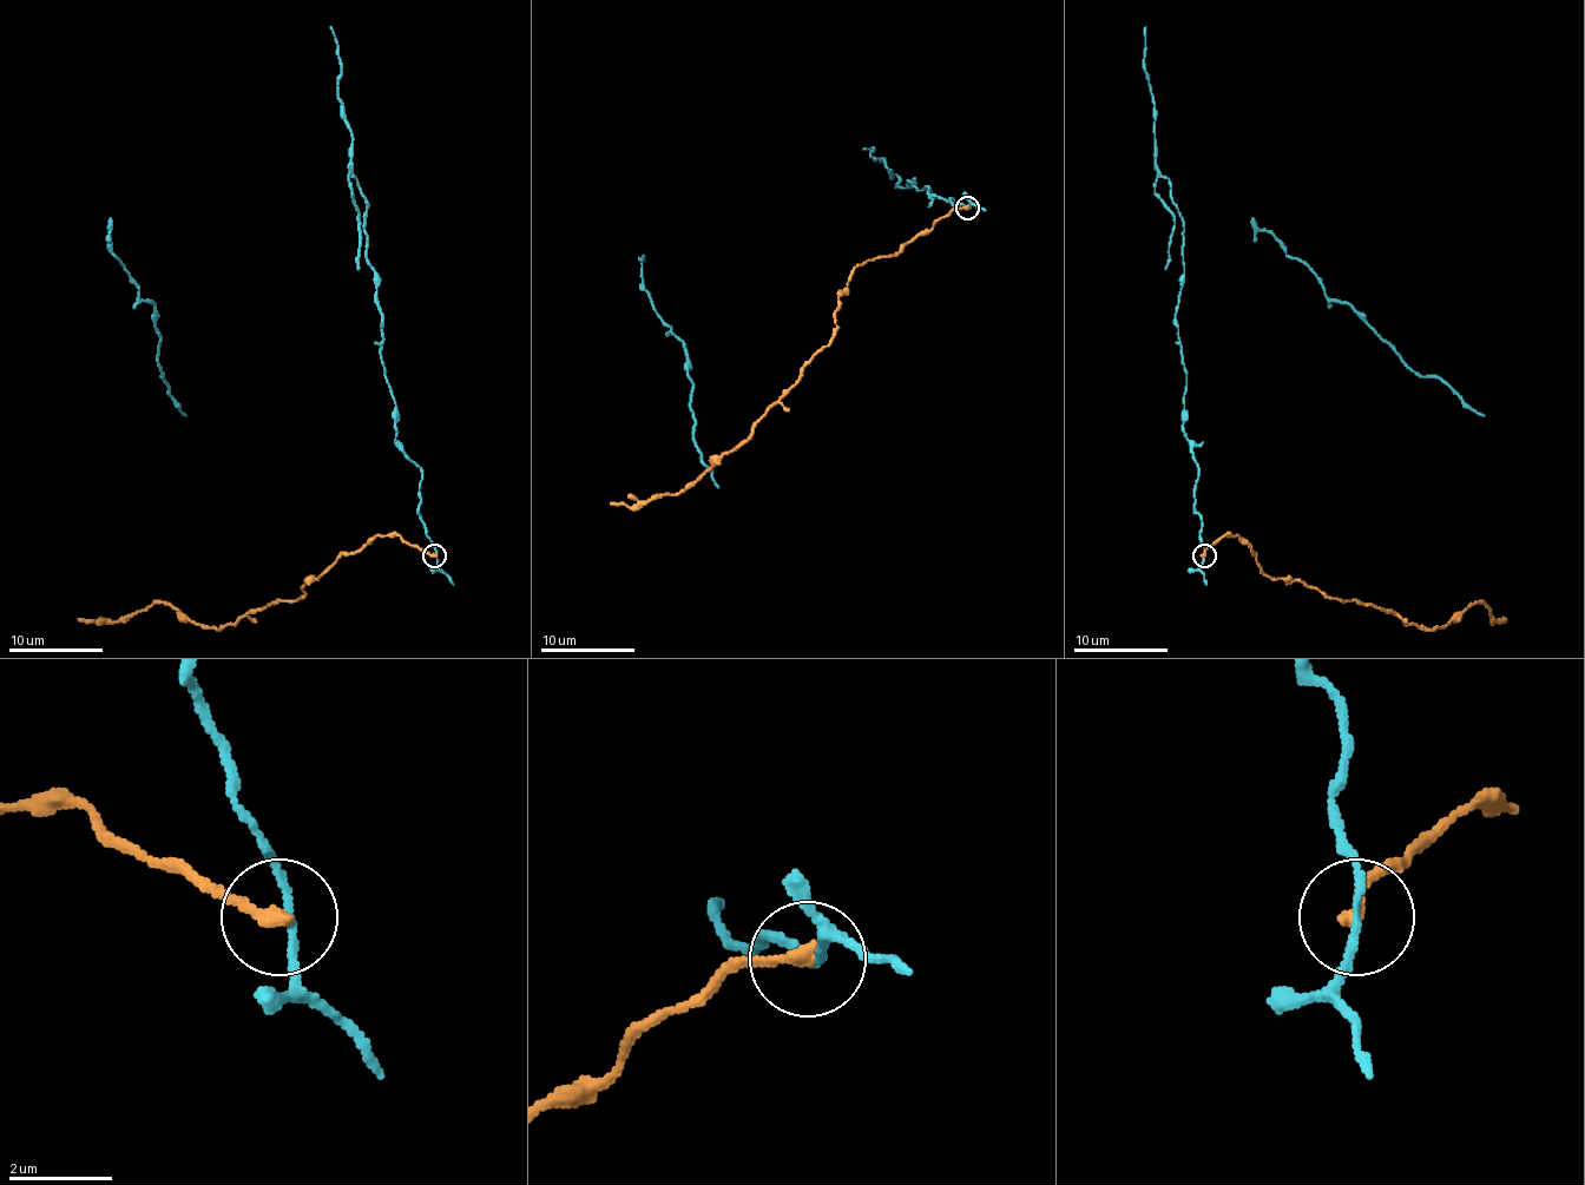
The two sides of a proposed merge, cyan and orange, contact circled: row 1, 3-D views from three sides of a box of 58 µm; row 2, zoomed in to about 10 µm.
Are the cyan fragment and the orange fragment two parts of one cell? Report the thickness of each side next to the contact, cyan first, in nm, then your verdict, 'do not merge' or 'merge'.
130/280 nm | do not merge

